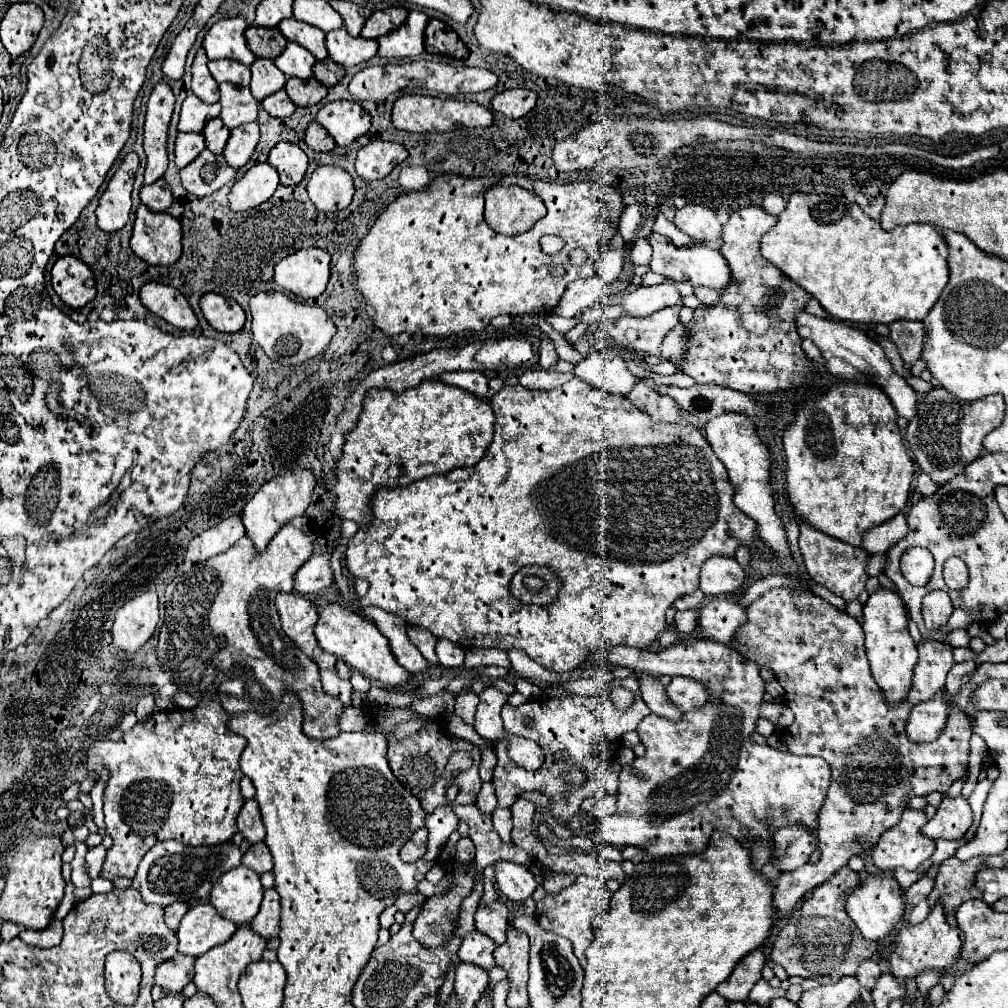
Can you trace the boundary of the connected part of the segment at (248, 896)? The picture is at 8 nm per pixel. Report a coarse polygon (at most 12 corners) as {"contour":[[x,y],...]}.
{"contour":[[240,864],[210,890],[222,918],[244,926],[258,914],[260,876]]}

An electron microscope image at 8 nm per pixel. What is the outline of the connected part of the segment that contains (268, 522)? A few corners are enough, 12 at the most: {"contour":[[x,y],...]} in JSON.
{"contour":[[284,472],[242,512],[246,536],[264,552],[276,532],[304,516],[316,478]]}

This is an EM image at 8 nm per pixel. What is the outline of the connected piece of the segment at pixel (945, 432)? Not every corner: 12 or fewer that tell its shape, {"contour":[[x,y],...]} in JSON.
{"contour":[[932,388],[908,422],[912,458],[944,486],[980,456],[1004,398]]}

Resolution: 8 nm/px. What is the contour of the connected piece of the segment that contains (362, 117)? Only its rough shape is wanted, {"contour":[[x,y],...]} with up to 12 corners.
{"contour":[[356,102],[322,106],[316,122],[338,146],[368,132],[370,114]]}

